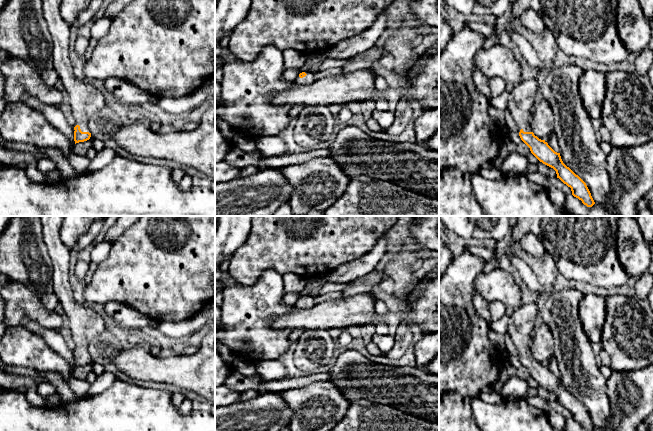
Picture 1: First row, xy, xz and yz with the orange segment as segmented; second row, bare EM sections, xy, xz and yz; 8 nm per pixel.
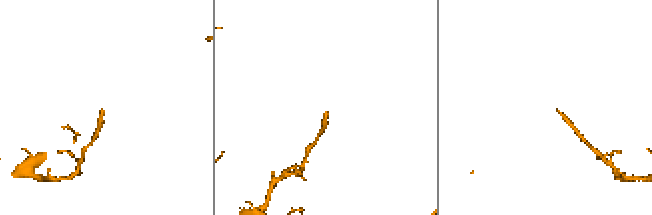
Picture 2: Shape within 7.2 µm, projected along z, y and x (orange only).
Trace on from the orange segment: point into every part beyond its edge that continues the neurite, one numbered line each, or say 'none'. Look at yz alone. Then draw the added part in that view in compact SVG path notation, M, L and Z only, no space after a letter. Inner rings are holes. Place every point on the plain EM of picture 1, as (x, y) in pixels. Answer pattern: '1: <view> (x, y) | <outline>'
1: yz (521, 324) | M522 303L520 307L513 310L513 314L509 318L507 333L518 349L518 357L521 353L524 356L532 356L529 346L537 314L536 303Z

